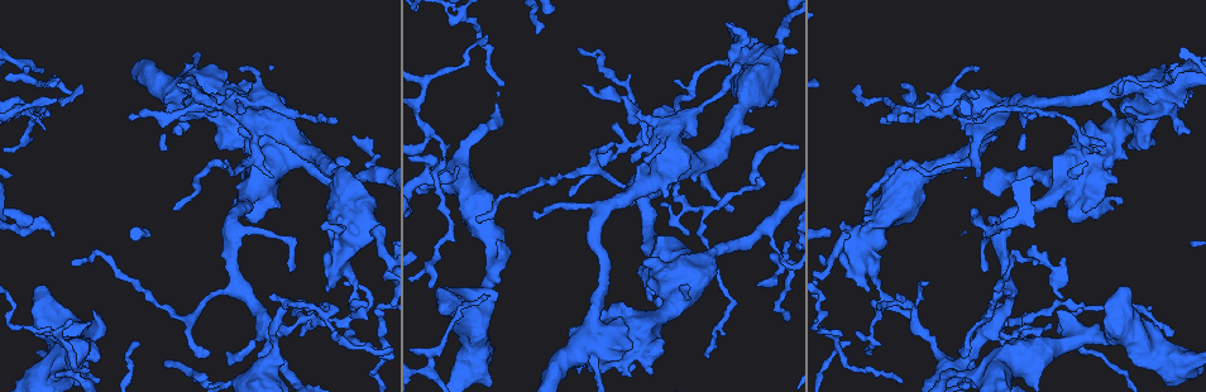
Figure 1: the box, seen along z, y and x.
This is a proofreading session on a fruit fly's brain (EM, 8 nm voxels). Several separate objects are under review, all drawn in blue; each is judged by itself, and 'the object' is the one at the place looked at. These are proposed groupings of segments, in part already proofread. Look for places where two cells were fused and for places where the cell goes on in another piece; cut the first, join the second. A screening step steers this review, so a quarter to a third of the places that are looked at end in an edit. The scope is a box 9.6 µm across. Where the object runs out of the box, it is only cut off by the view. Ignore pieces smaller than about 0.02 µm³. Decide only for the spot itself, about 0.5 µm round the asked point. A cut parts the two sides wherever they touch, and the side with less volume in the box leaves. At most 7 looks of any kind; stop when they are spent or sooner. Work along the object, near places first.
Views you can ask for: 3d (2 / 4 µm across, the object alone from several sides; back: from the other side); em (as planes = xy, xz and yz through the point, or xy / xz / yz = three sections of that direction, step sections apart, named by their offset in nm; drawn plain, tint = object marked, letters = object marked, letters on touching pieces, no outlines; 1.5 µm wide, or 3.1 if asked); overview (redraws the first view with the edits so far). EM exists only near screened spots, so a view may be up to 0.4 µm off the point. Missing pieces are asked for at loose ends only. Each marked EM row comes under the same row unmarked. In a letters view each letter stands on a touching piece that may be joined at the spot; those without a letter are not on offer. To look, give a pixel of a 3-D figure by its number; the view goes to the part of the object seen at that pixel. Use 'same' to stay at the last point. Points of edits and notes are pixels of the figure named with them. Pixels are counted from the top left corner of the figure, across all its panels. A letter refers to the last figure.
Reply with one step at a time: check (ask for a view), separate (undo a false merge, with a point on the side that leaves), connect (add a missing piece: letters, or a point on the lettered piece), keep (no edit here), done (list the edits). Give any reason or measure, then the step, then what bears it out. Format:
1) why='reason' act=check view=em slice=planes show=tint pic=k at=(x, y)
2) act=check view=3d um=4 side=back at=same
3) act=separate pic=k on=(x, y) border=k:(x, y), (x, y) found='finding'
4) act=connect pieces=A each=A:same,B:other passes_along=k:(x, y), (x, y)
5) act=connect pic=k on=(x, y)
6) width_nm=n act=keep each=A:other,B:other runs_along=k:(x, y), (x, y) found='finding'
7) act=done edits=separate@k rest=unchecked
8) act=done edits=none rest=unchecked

why='tapers out' act=check view=em slice=planes show=letters pic=1 at=(763, 178)

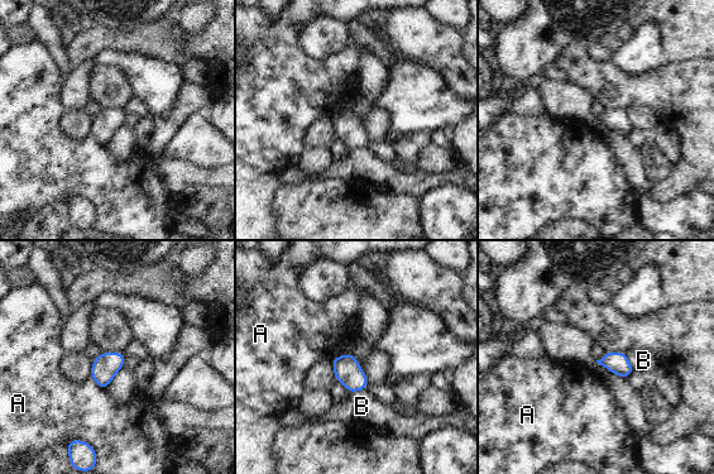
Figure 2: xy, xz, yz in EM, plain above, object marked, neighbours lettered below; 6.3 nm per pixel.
act=keep each=A:other,B:other border=2:(91, 377), (105, 389) found='no lettered piece goes on from it'

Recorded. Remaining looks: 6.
why='abrupt turn' act=check view=em slice=xz step=4 show=letters pic=1 at=(353, 310)

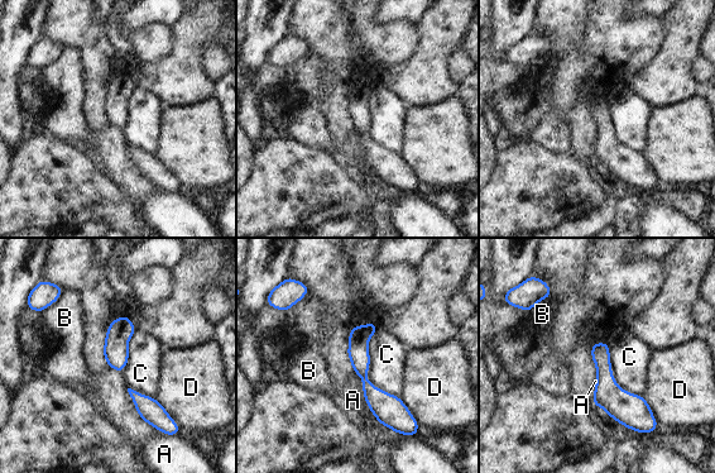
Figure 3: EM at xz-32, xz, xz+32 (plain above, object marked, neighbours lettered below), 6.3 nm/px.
act=keep each=A:other,B:other,C:other,D:other found='one cell here'

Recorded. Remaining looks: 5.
why='free end' act=check view=em slice=planes show=tint pic=1 at=(500, 240)

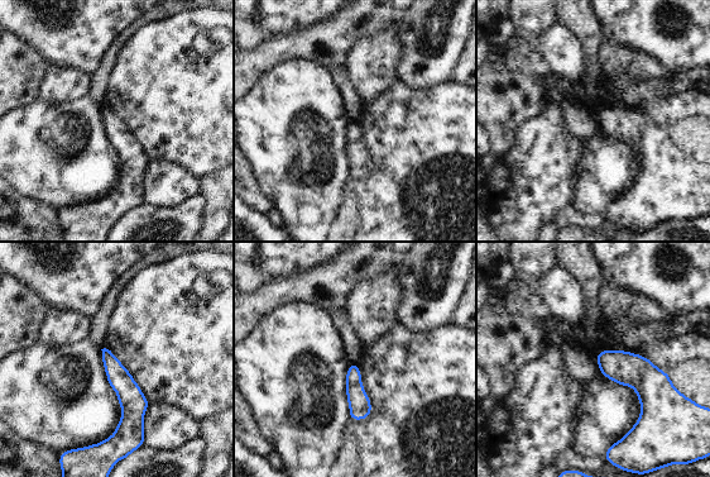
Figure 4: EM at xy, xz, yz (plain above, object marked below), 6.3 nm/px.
act=check view=em slice=planes show=letters at=same

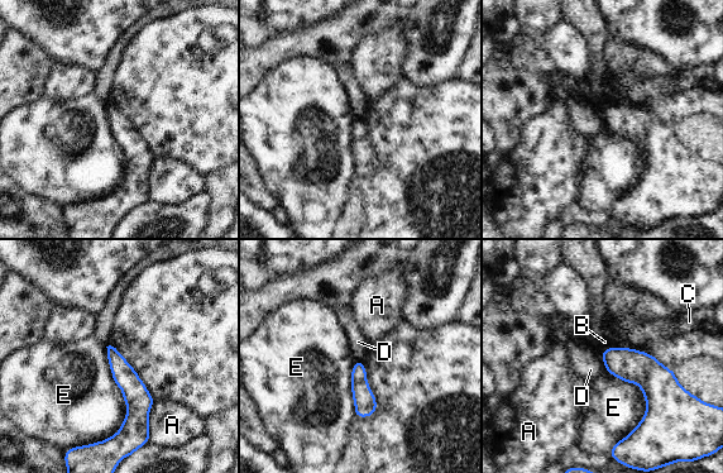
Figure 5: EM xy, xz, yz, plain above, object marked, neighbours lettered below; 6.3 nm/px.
act=keep each=A:other,B:other,C:other,D:other,E:other found='none of them fits'

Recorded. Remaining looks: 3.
act=done edits=none rest=unchecked

